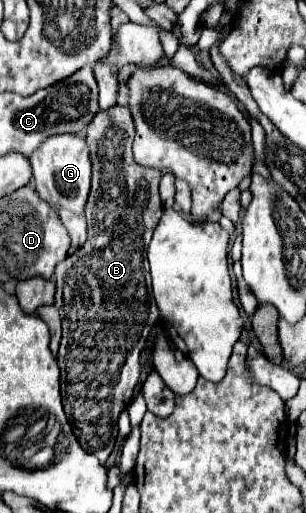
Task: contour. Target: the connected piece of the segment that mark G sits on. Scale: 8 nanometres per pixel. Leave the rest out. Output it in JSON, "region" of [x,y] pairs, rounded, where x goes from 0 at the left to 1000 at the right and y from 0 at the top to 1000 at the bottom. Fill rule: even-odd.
{"region":[[[173,263],[95,302],[121,376],[167,404],[212,404],[239,415],[271,415],[297,365],[297,298],[271,263]]]}

